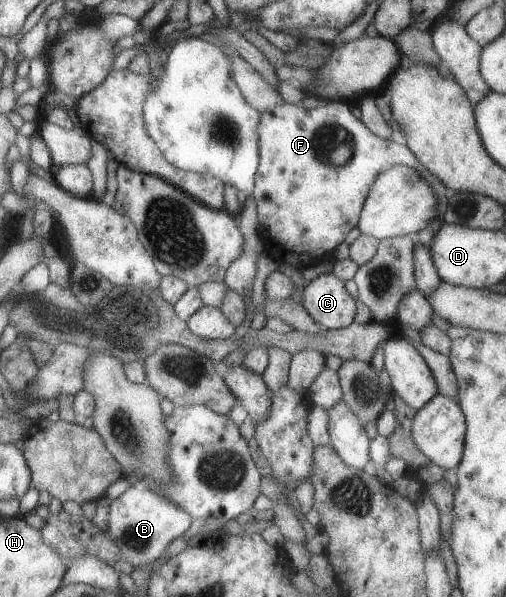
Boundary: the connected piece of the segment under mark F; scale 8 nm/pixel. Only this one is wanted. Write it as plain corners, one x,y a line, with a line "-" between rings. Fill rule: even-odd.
345,100
327,101
324,106
312,108
311,110
304,109
303,107
293,106
287,103
281,103
259,114
259,122
257,125
257,140
259,151
259,164
257,167
256,175
254,176
253,187
253,202
257,213
257,236
261,241
262,247
270,258
276,262
286,262
298,270
302,270
305,266
318,262
330,252
333,252
337,245
340,245
350,230
357,226
359,220
359,213
362,209
362,204
366,199
367,193
370,191
374,180
378,174
386,171
393,165
402,164
406,167
411,167
419,173
419,176
430,186
433,191
434,197
437,199
436,209
438,216
444,213
447,199
452,191
446,189
416,158
410,153
410,150
404,145
404,142
399,137
394,137
389,140
381,140
374,134
371,134
364,124
358,118
352,116
350,108
348,108

